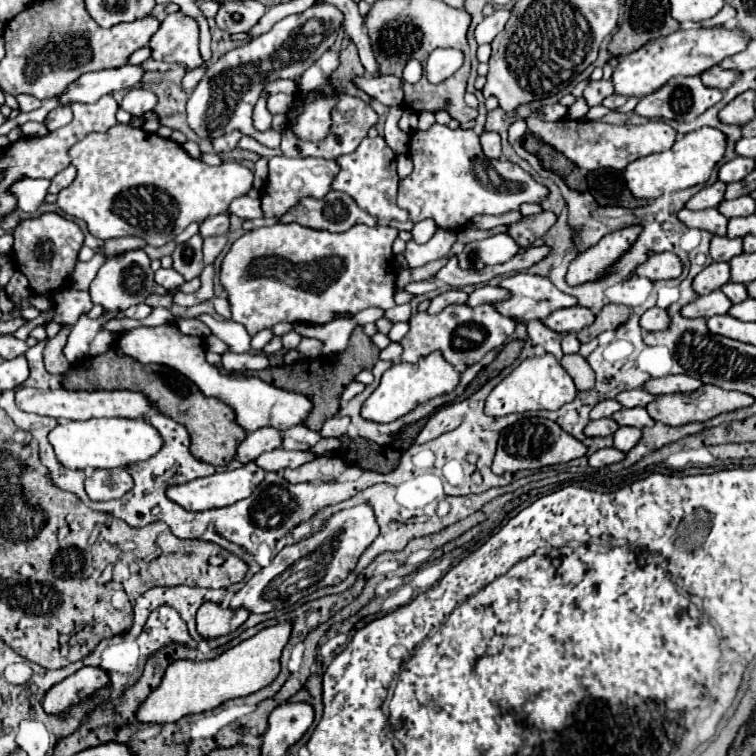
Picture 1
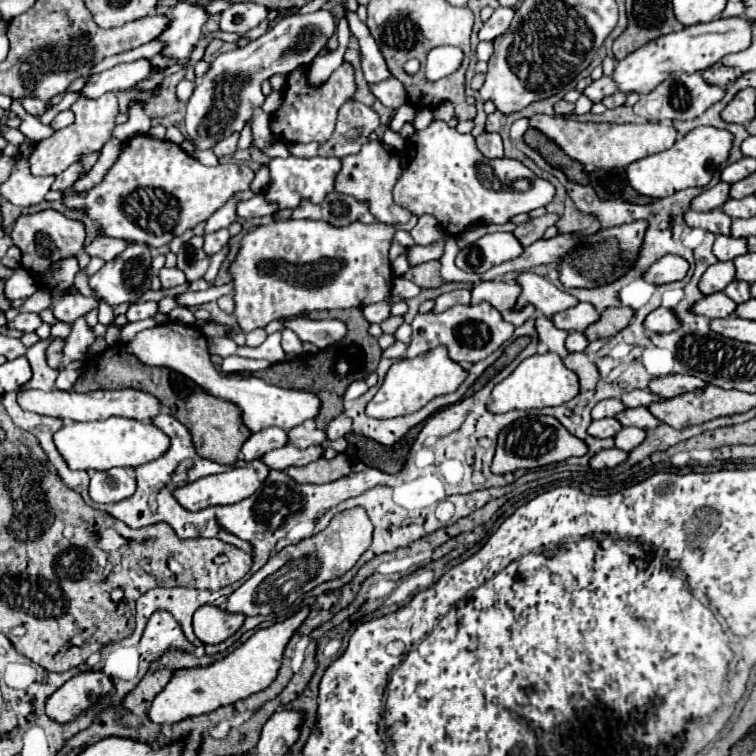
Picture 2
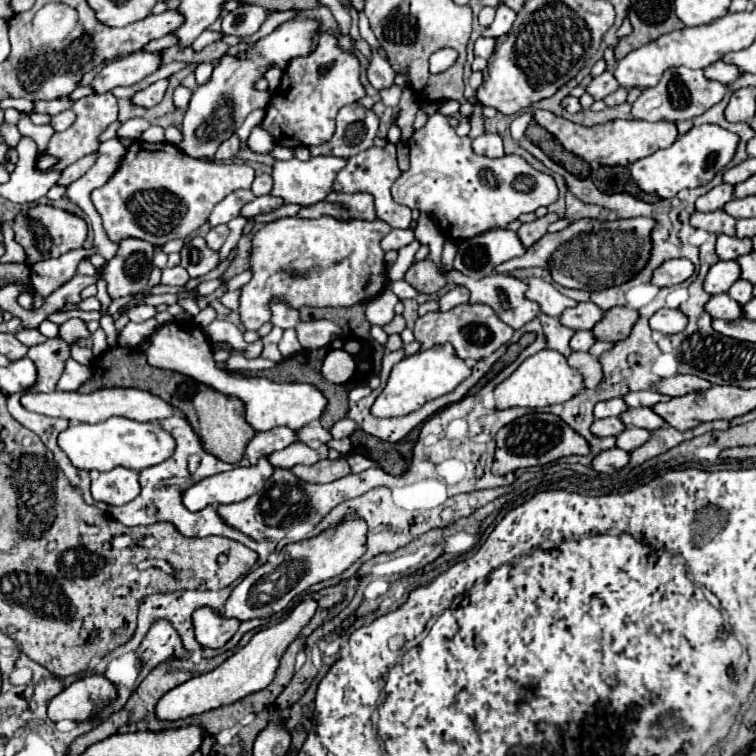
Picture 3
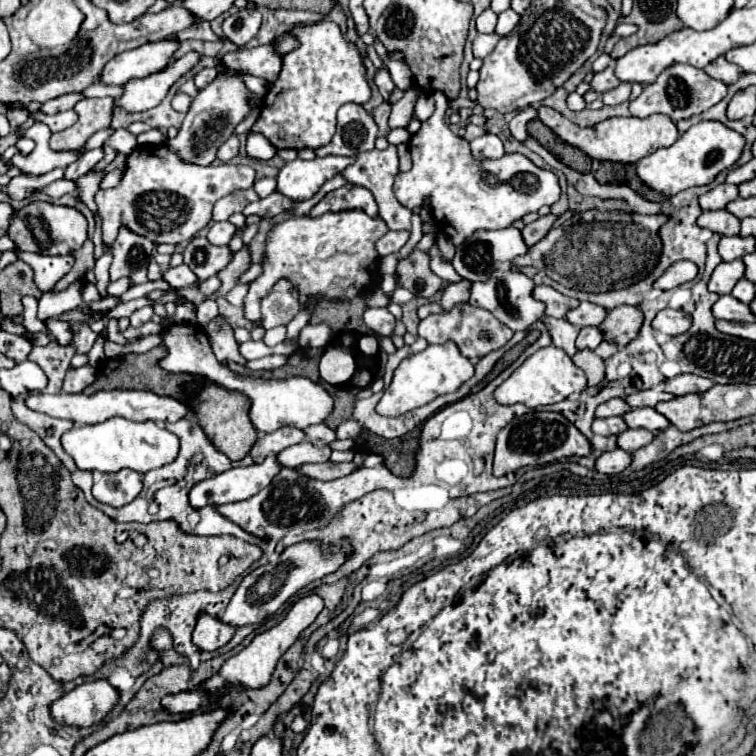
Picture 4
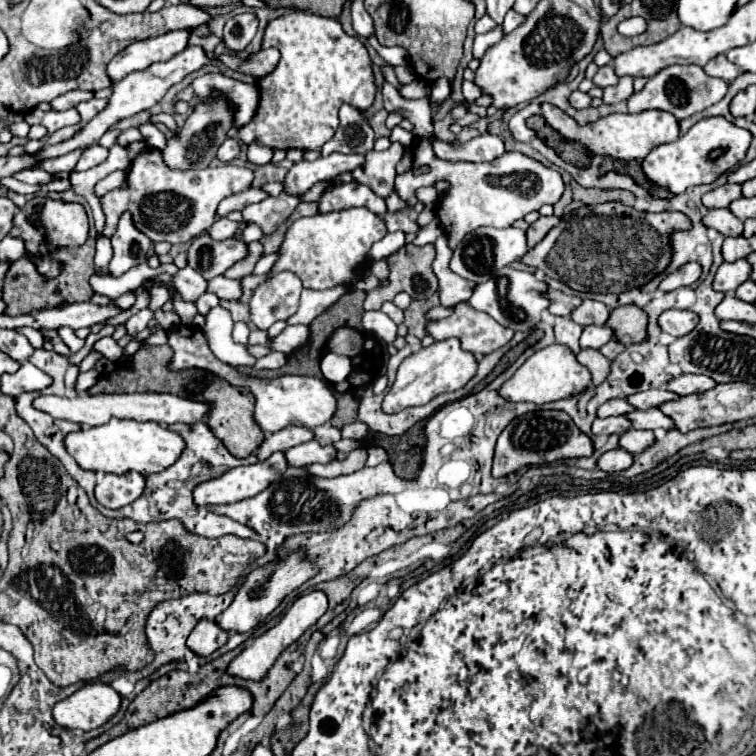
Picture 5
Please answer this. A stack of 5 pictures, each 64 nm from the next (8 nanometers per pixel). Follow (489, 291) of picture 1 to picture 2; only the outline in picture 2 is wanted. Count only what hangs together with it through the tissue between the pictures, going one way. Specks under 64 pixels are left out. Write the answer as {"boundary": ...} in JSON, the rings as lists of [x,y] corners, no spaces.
{"boundary":[[[480,280],[474,288],[472,284],[472,304],[488,302],[498,312],[502,312],[502,318],[514,326],[522,326],[526,320],[534,316],[534,306],[528,304],[526,308],[516,310],[516,300],[520,296],[522,288],[518,288],[516,282],[498,282],[498,280]]]}

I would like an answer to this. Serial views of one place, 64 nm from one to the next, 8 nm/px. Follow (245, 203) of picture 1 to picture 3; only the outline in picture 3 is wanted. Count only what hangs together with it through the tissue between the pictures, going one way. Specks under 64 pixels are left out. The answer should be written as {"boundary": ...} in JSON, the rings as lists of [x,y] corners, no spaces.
{"boundary":[[[260,196],[260,198],[254,198],[252,202],[248,202],[240,214],[266,214],[266,212],[272,212],[272,210],[278,210],[280,206],[284,206],[284,200],[278,200],[276,196]]]}

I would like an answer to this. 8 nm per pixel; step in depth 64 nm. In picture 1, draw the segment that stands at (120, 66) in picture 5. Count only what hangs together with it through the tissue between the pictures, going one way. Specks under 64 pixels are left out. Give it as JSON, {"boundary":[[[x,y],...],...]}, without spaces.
{"boundary":[[[126,64],[122,68],[102,70],[102,72],[88,72],[82,74],[76,82],[72,82],[64,94],[60,94],[60,102],[92,104],[100,100],[104,94],[112,94],[122,88],[132,88],[142,80],[142,76],[144,76],[144,68],[132,64]]]}

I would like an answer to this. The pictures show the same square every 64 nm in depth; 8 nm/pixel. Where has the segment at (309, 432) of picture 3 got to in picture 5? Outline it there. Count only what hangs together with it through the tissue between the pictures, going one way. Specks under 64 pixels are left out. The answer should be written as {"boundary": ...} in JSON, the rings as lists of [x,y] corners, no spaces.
{"boundary":[[[330,422],[314,428],[314,438],[322,444],[322,446],[330,446],[336,444],[342,438],[342,432],[338,428],[334,428]]]}

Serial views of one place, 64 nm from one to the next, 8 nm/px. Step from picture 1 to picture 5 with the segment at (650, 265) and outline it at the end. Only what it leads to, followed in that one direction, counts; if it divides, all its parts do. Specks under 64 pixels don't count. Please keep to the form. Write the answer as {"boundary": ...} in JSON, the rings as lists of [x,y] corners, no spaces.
{"boundary":[[[688,262],[682,268],[678,268],[674,274],[670,274],[668,278],[664,278],[660,282],[658,290],[672,292],[672,290],[676,290],[680,286],[690,286],[690,284],[694,284],[700,278],[700,274],[702,274],[702,266],[698,262]]]}

